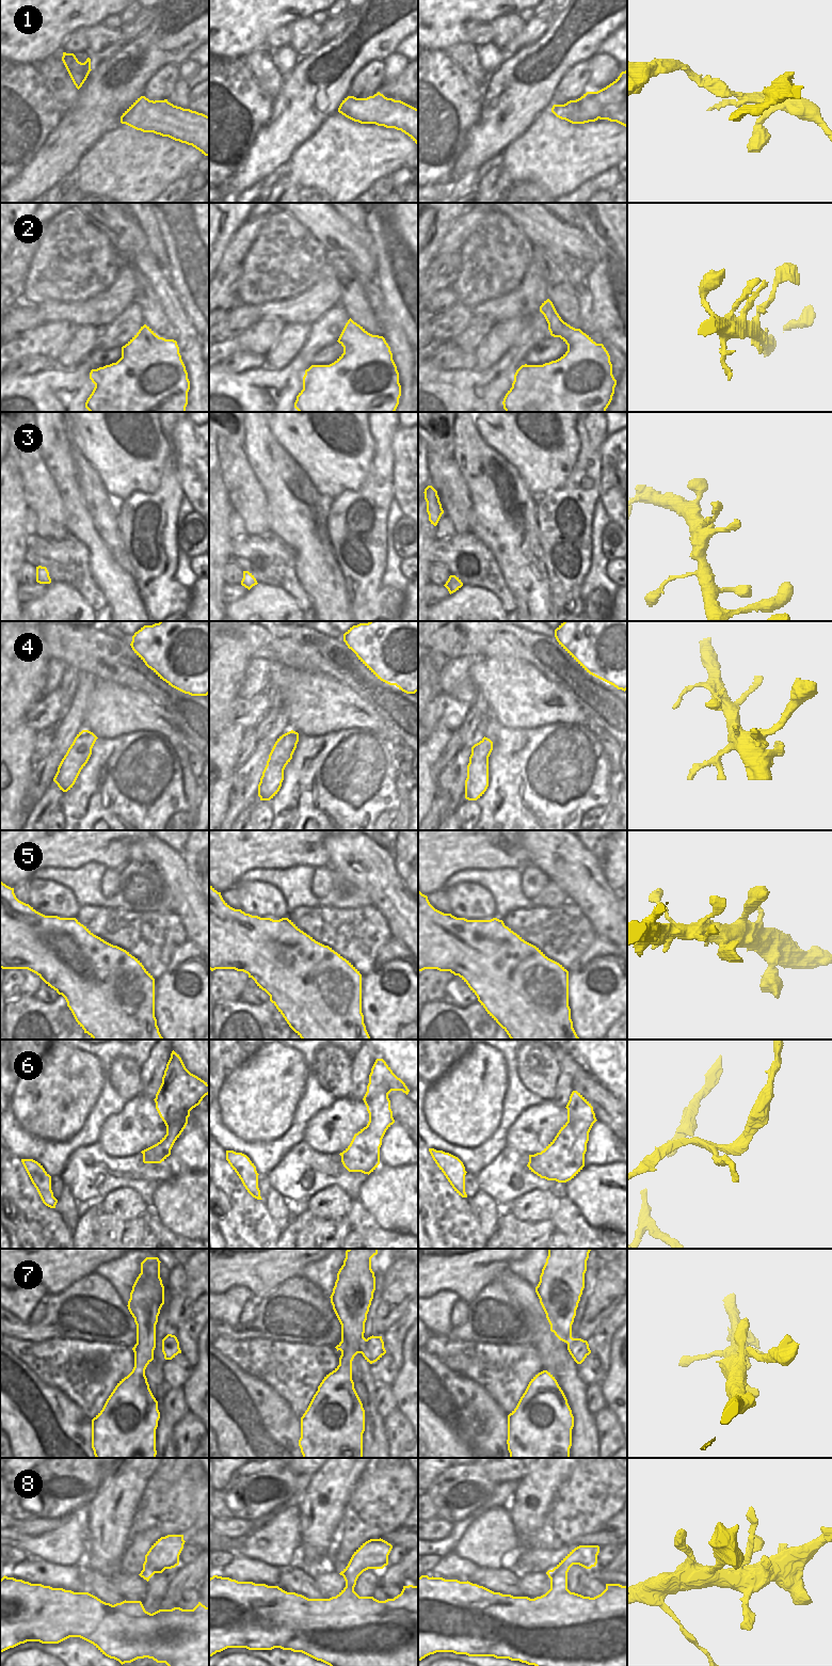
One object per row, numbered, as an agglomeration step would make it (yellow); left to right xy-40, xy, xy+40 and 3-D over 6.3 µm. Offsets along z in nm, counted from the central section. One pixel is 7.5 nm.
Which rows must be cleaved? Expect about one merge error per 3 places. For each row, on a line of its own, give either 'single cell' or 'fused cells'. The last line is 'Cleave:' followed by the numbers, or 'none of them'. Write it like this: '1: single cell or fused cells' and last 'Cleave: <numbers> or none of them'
1: fused cells
2: single cell
3: single cell
4: single cell
5: single cell
6: single cell
7: single cell
8: single cell
Cleave: 1

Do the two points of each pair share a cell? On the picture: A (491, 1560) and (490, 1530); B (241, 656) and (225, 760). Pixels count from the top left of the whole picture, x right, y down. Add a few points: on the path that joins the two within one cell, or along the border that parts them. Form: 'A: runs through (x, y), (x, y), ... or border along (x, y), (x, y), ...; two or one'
A: runs through (490, 1553), (490, 1538); one
B: runs through (220, 682), (220, 734); one

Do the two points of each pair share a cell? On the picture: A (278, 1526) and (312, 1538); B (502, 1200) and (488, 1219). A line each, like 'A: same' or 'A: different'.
A: different
B: different

